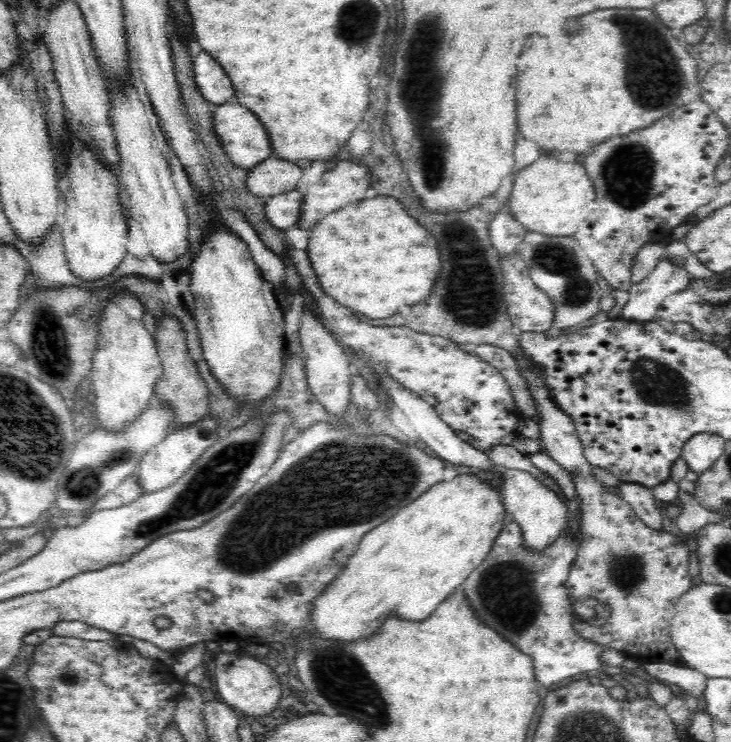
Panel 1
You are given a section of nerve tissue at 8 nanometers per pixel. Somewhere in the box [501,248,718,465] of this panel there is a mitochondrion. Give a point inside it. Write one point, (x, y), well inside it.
(664, 379)

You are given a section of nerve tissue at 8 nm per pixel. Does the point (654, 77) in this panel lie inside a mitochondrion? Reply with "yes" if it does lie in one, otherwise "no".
yes

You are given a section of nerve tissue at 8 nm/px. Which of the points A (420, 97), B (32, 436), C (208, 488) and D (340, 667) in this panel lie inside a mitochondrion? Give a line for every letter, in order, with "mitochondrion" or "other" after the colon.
A: mitochondrion
B: mitochondrion
C: mitochondrion
D: mitochondrion

